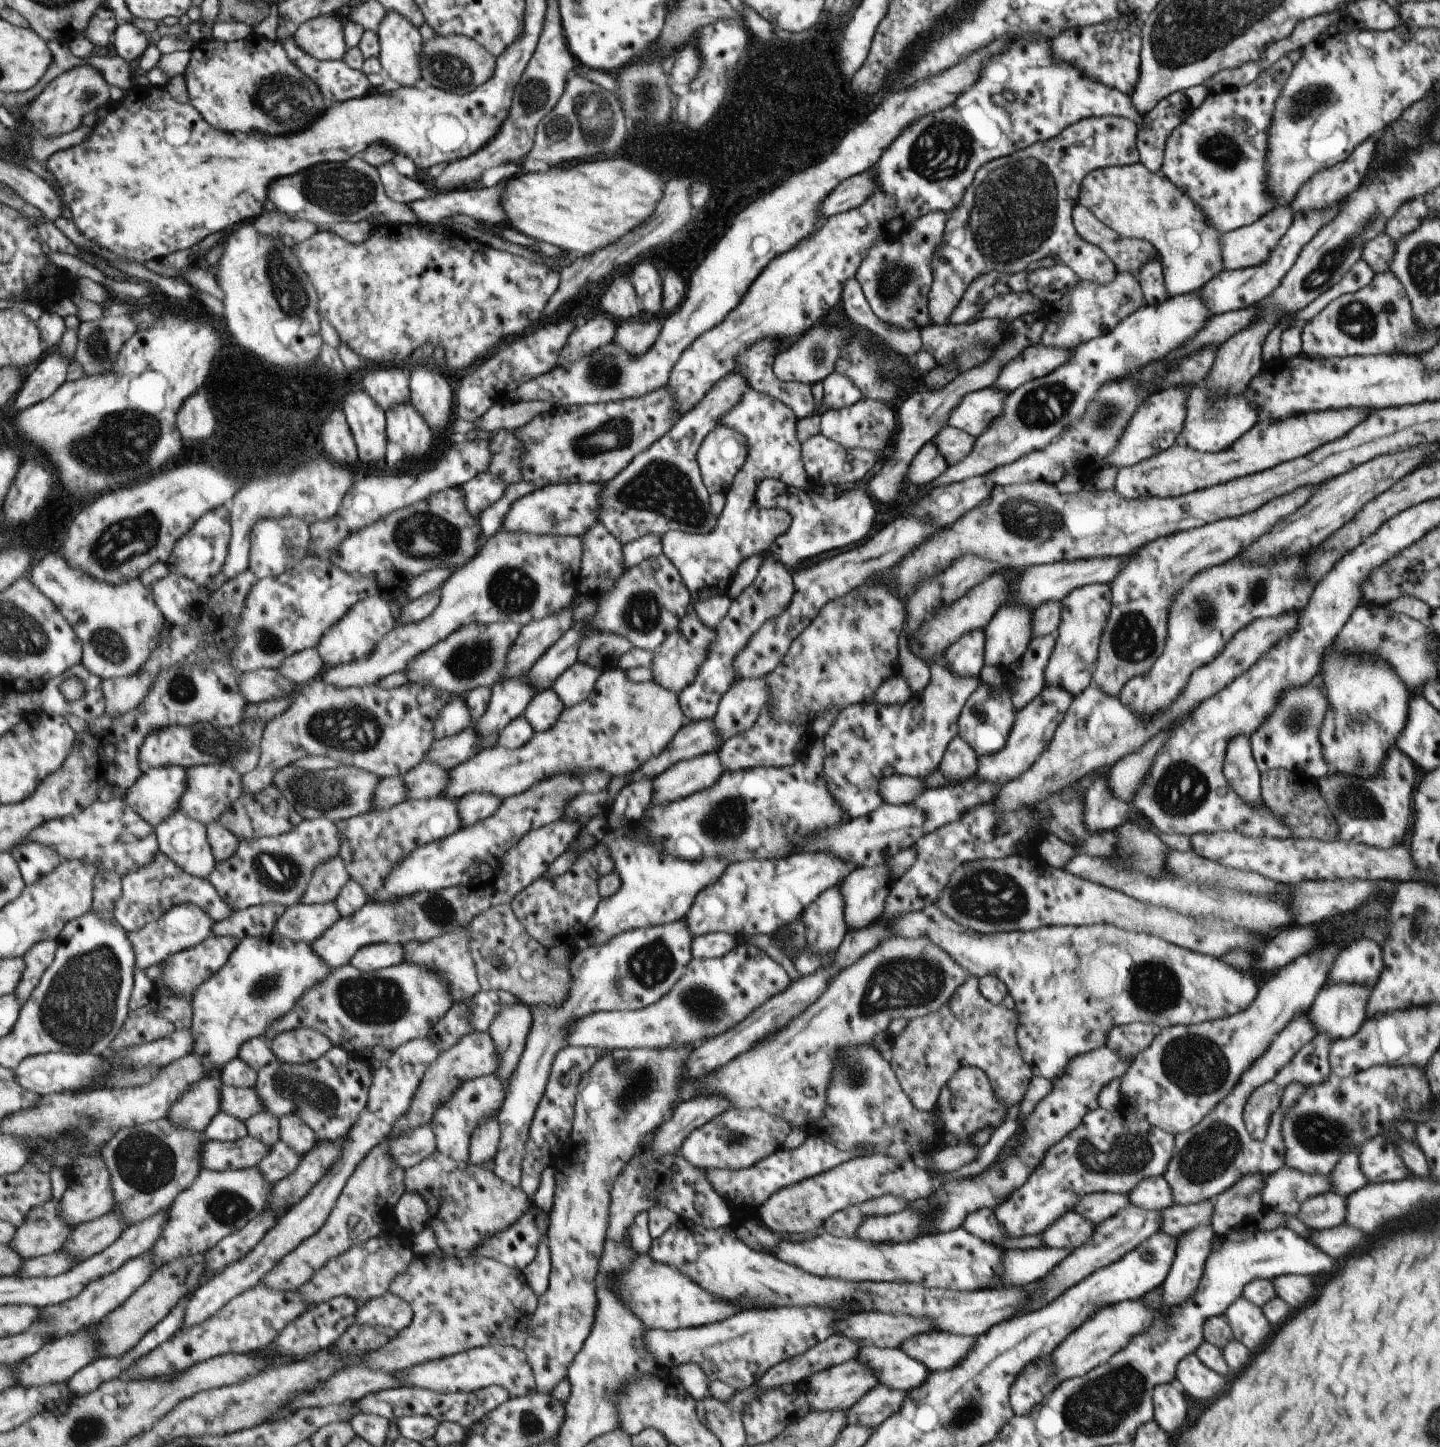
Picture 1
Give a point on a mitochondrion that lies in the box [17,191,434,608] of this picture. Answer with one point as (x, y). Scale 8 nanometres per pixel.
(126, 443)

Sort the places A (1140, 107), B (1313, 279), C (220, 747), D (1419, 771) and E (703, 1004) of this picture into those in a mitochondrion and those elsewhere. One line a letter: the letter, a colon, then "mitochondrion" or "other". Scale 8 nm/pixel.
A: other
B: mitochondrion
C: mitochondrion
D: other
E: mitochondrion

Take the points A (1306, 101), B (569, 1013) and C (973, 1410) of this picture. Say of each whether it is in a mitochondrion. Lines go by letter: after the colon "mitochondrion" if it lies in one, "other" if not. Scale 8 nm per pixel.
A: mitochondrion
B: other
C: mitochondrion

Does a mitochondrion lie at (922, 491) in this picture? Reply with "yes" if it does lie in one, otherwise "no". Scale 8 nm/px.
no

